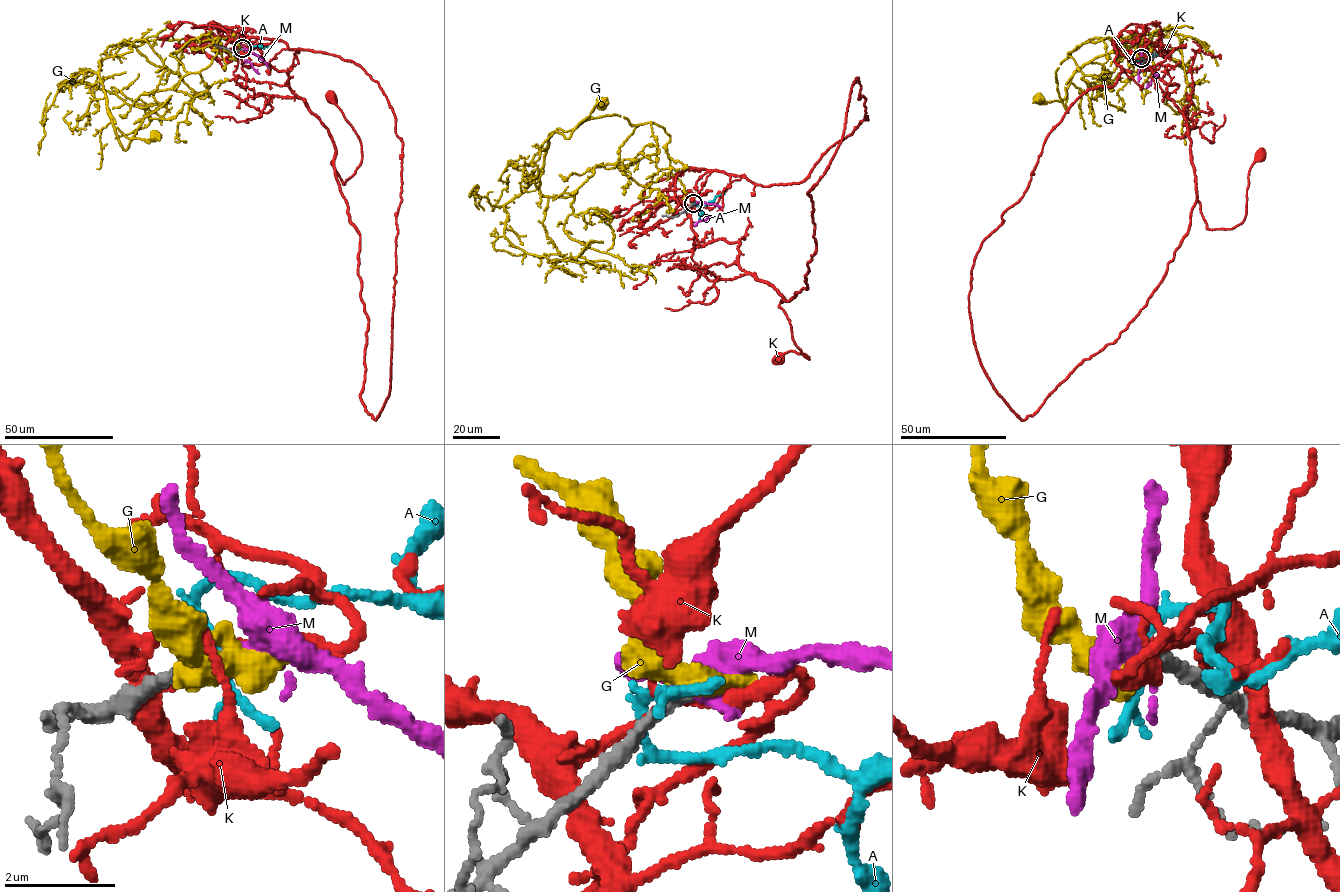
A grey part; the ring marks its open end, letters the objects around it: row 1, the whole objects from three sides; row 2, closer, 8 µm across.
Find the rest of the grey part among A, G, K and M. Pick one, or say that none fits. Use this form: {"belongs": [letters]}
{"belongs": ["M"]}

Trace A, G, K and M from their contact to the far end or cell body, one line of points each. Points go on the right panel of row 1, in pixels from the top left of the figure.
A: (1141, 58), (1144, 56), (1144, 60), (1132, 61)
G: (1141, 58), (1133, 43), (1117, 38), (1083, 42), (1068, 52), (1056, 69), (1060, 101), (1046, 103), (1038, 98)
K: (1141, 58), (1174, 84), (1168, 96), (1186, 122), (1207, 228), (1243, 221), (1248, 171), (1261, 155)
M: (1141, 58), (1139, 79), (1148, 85), (1156, 74)

